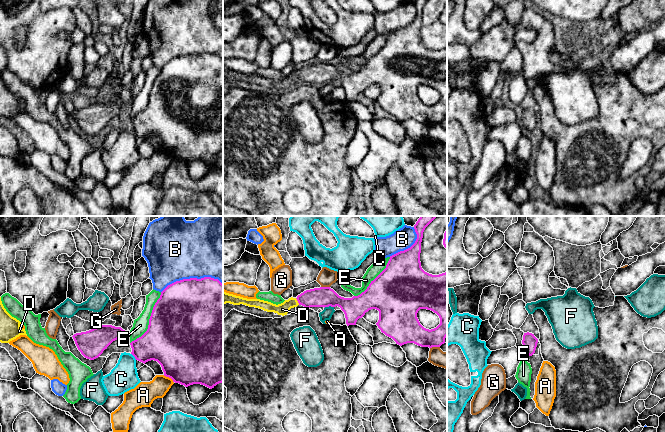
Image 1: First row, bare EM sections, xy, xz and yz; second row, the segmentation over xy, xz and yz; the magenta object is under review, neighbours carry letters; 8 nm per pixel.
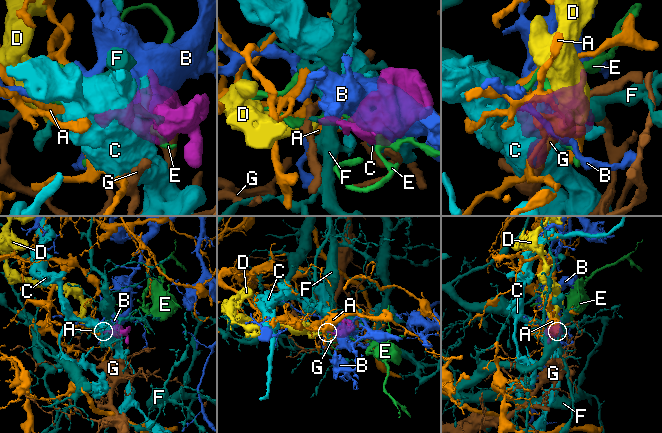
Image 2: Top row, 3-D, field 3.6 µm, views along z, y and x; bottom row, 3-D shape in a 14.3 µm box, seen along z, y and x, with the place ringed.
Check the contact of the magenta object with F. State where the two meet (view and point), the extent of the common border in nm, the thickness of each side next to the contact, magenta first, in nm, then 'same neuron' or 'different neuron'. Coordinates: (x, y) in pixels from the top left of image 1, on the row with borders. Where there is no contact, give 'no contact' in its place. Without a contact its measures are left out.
xz (328, 306) | 80 nm | 180/90 nm | different neuron

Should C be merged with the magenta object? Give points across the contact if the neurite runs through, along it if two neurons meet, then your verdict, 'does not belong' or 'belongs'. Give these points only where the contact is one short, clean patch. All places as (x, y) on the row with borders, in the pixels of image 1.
border along xy (131, 353), (136, 359); does not belong

